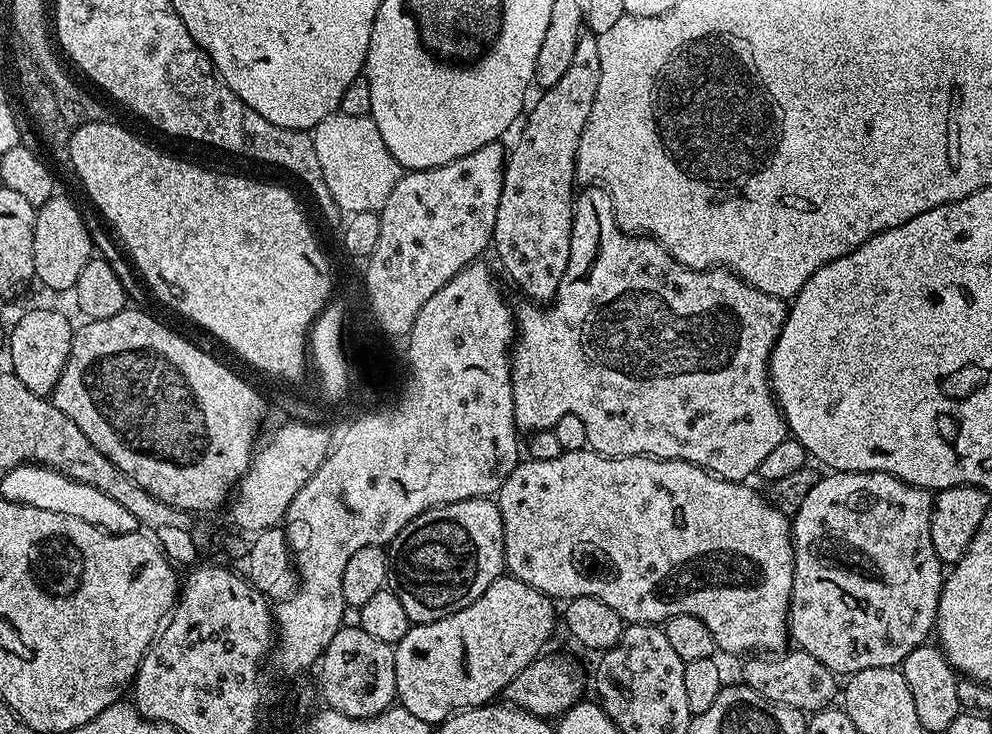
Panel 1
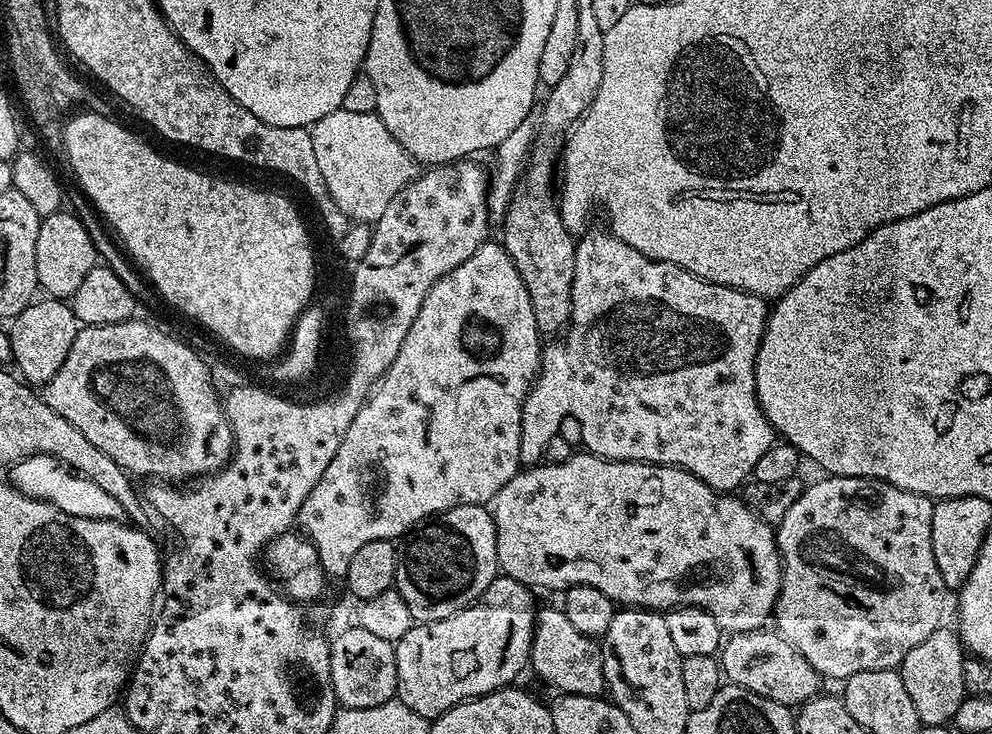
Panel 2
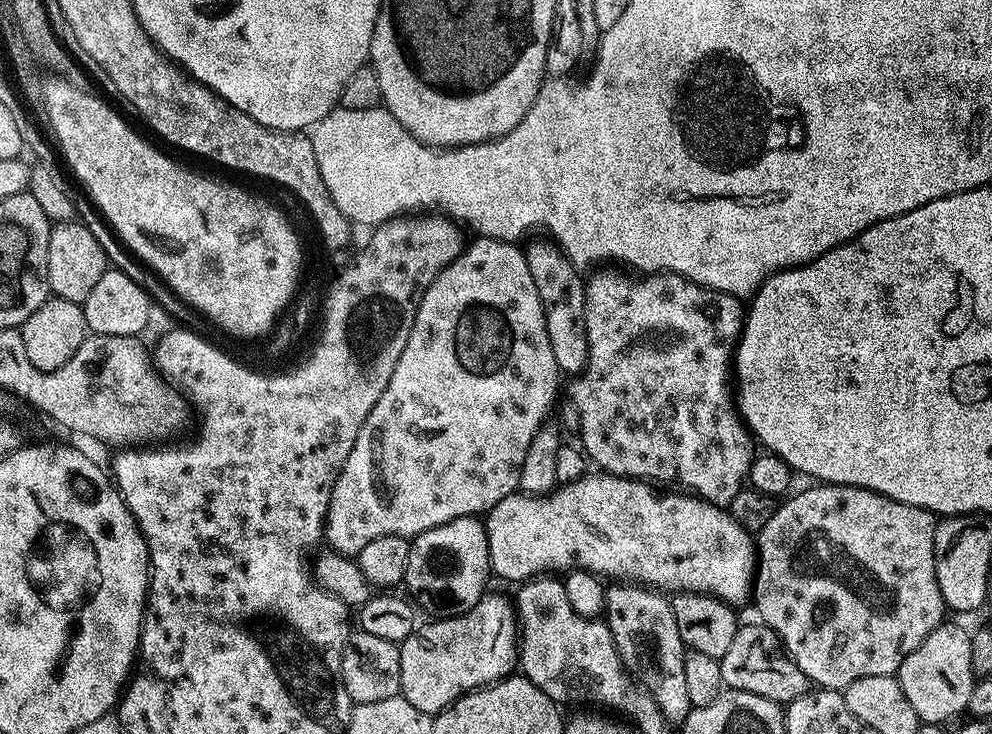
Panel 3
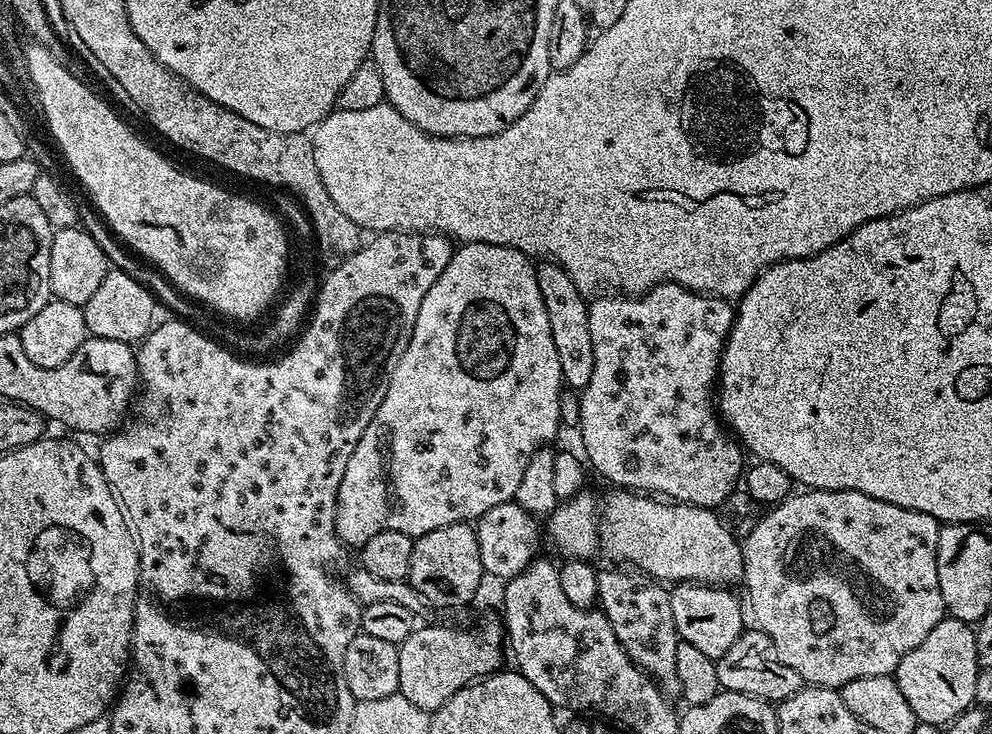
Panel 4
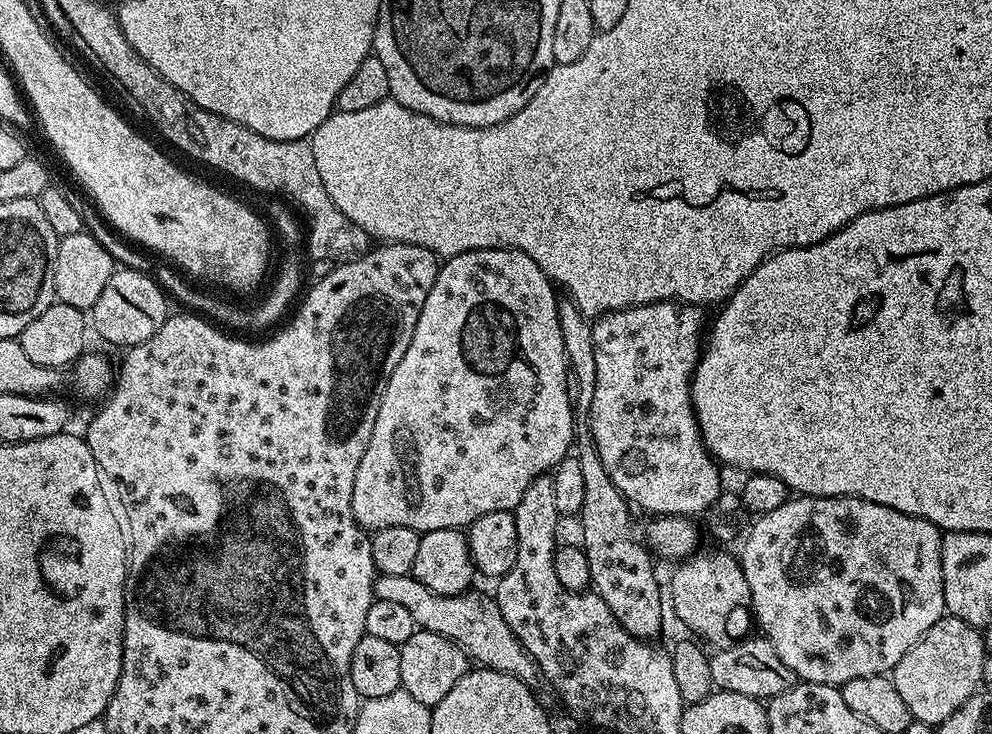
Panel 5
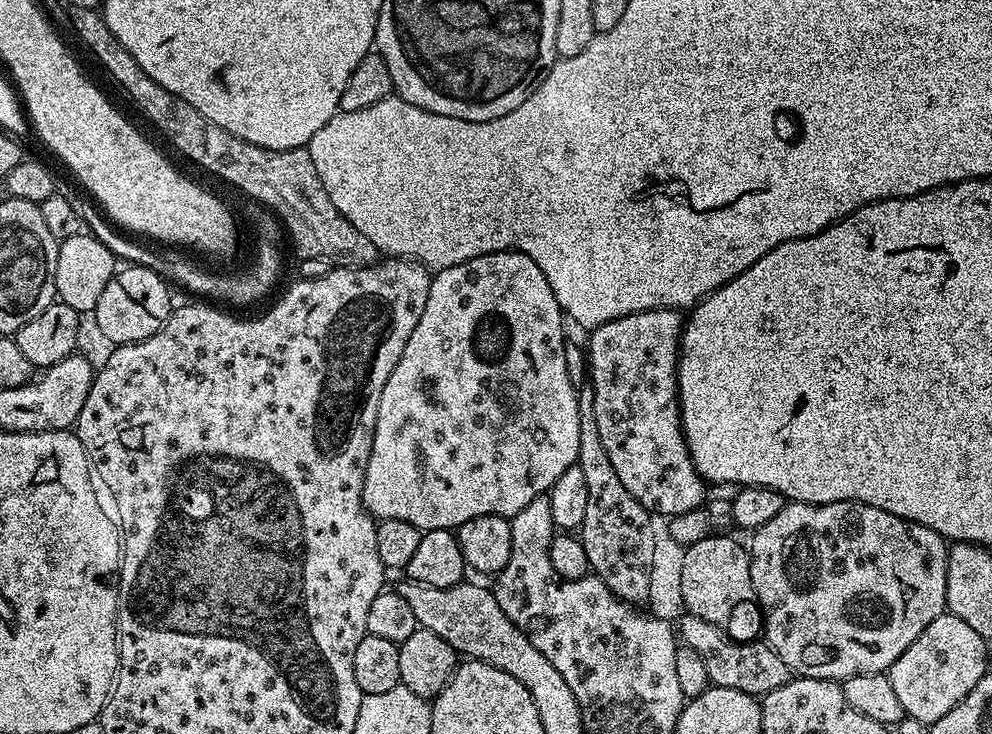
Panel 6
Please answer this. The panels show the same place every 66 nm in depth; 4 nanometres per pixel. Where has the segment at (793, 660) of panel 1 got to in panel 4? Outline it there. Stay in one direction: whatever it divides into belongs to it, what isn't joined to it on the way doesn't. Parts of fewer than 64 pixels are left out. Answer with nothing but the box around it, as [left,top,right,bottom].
[716,630,802,702]

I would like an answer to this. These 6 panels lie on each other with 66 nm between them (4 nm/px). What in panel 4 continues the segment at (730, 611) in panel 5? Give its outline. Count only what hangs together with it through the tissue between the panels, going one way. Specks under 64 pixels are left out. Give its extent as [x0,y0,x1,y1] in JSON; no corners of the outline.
[668,582,746,661]

